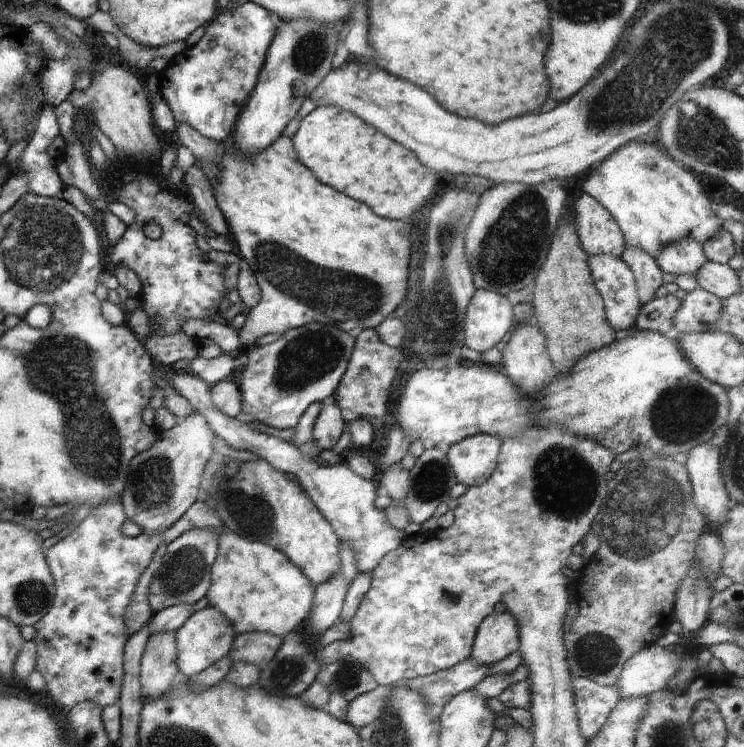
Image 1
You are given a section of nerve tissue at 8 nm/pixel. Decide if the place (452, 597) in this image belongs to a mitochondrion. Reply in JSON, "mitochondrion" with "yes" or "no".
{"mitochondrion":"no"}

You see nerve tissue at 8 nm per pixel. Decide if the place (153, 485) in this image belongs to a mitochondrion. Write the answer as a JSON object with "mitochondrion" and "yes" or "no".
{"mitochondrion":"yes"}

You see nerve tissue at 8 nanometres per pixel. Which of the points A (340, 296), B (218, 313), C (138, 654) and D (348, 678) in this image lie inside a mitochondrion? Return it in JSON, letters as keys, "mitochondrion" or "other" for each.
{"A":"mitochondrion","B":"other","C":"other","D":"mitochondrion"}

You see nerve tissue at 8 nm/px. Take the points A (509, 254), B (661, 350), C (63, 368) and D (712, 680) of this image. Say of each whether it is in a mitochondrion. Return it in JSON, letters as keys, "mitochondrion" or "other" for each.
{"A":"mitochondrion","B":"other","C":"mitochondrion","D":"other"}

